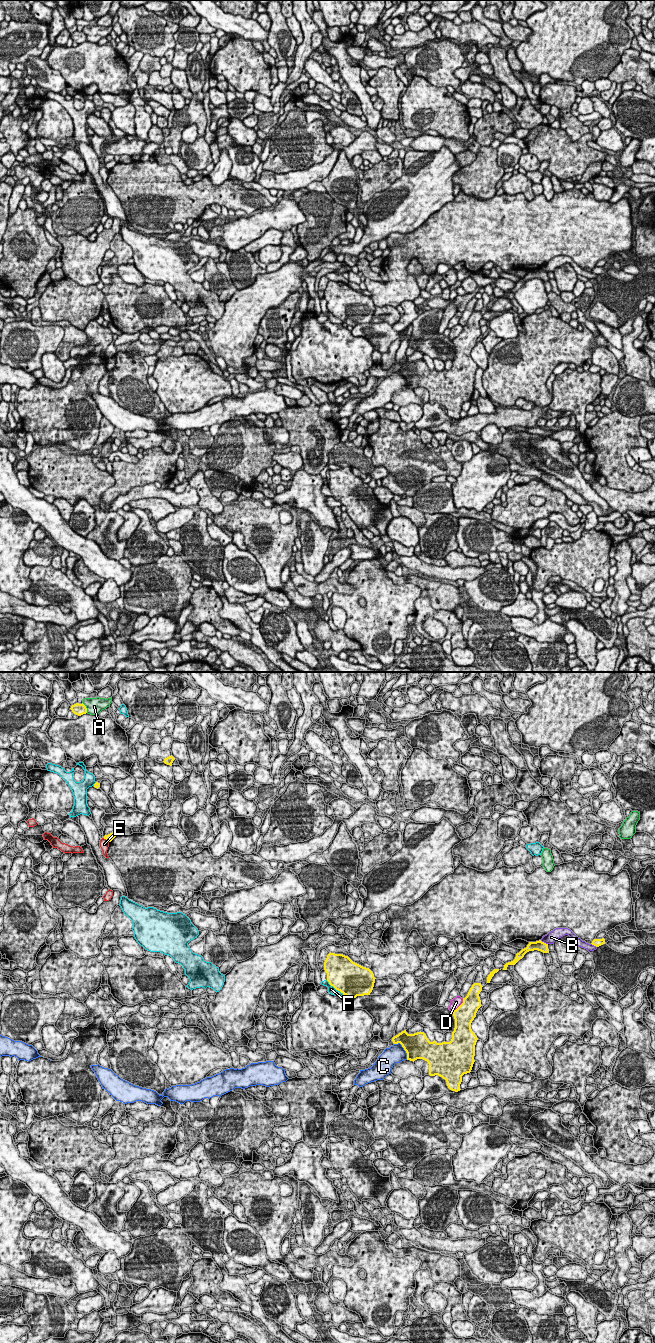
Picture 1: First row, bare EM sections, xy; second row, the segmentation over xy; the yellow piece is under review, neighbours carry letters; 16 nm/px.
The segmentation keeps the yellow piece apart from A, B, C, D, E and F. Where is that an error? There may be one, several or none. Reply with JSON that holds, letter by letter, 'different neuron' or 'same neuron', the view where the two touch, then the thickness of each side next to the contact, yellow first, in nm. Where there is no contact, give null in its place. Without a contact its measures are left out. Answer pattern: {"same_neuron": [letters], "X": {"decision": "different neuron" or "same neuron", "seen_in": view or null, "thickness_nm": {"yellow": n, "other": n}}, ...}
{"same_neuron": [], "A": {"decision": "different neuron", "seen_in": "xy", "thickness_nm": {"yellow": 190, "other": 260}}, "B": {"decision": "different neuron", "seen_in": "xy", "thickness_nm": {"yellow": 160, "other": 180}}, "C": {"decision": "different neuron", "seen_in": "xy", "thickness_nm": {"yellow": 420, "other": 280}}, "D": {"decision": "different neuron", "seen_in": "xy", "thickness_nm": {"yellow": 320, "other": 160}}, "E": {"decision": "different neuron", "seen_in": "xy", "thickness_nm": {"yellow": 120, "other": 160}}, "F": {"decision": "different neuron", "seen_in": "xy", "thickness_nm": {"yellow": 500, "other": 120}}}

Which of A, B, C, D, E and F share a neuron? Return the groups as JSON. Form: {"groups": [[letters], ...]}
{"groups": [["A"], ["B"], ["C"], ["D"], ["E"], ["F"]]}

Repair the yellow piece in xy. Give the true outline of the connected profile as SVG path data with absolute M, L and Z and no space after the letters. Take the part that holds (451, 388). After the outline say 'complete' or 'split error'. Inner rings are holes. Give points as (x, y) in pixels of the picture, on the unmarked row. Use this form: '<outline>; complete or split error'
M474 311L467 324L463 326L463 331L452 340L455 347L455 356L450 370L437 371L435 368L430 370L426 362L421 359L408 362L404 358L392 366L394 372L400 371L402 373L407 381L407 388L414 390L417 387L423 387L427 389L429 392L429 403L442 405L446 408L448 416L455 420L461 418L462 404L471 400L475 390L475 373L478 366L471 357L471 351L476 345L478 337L482 334L479 325L482 315L481 311Z; complete

